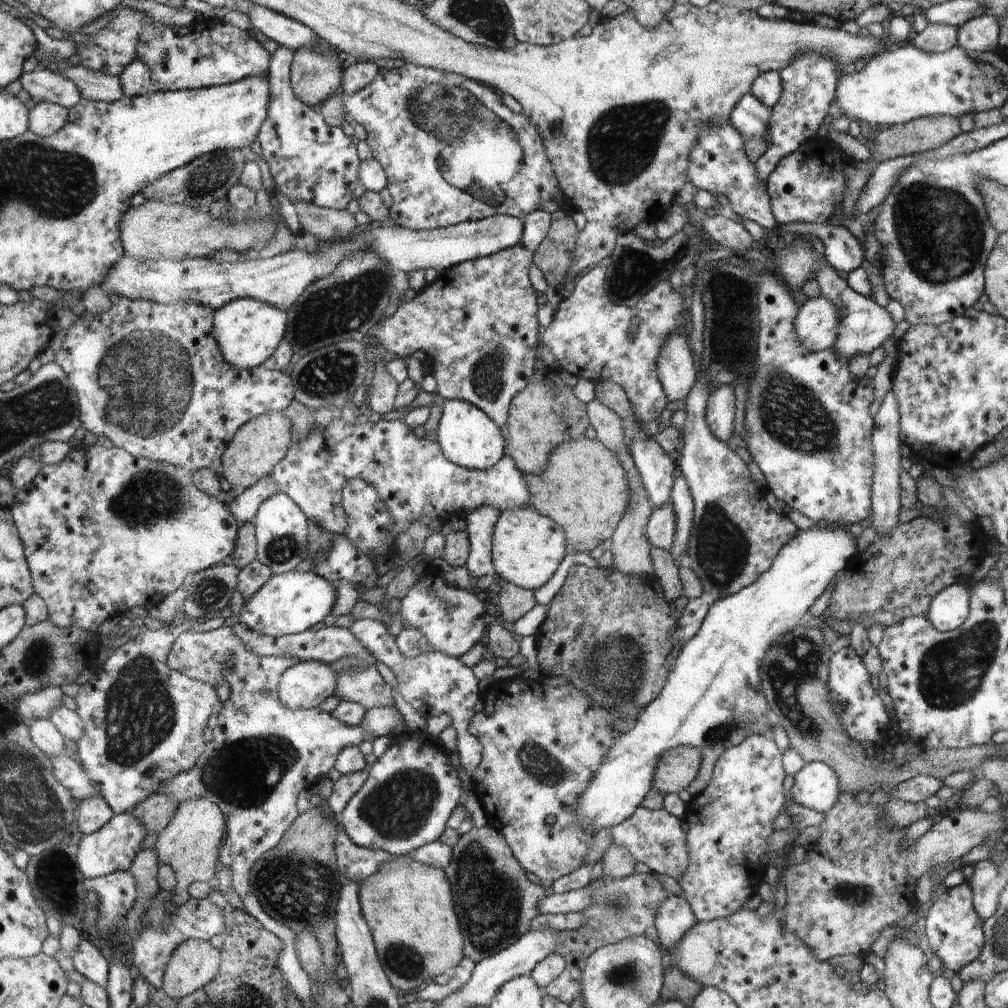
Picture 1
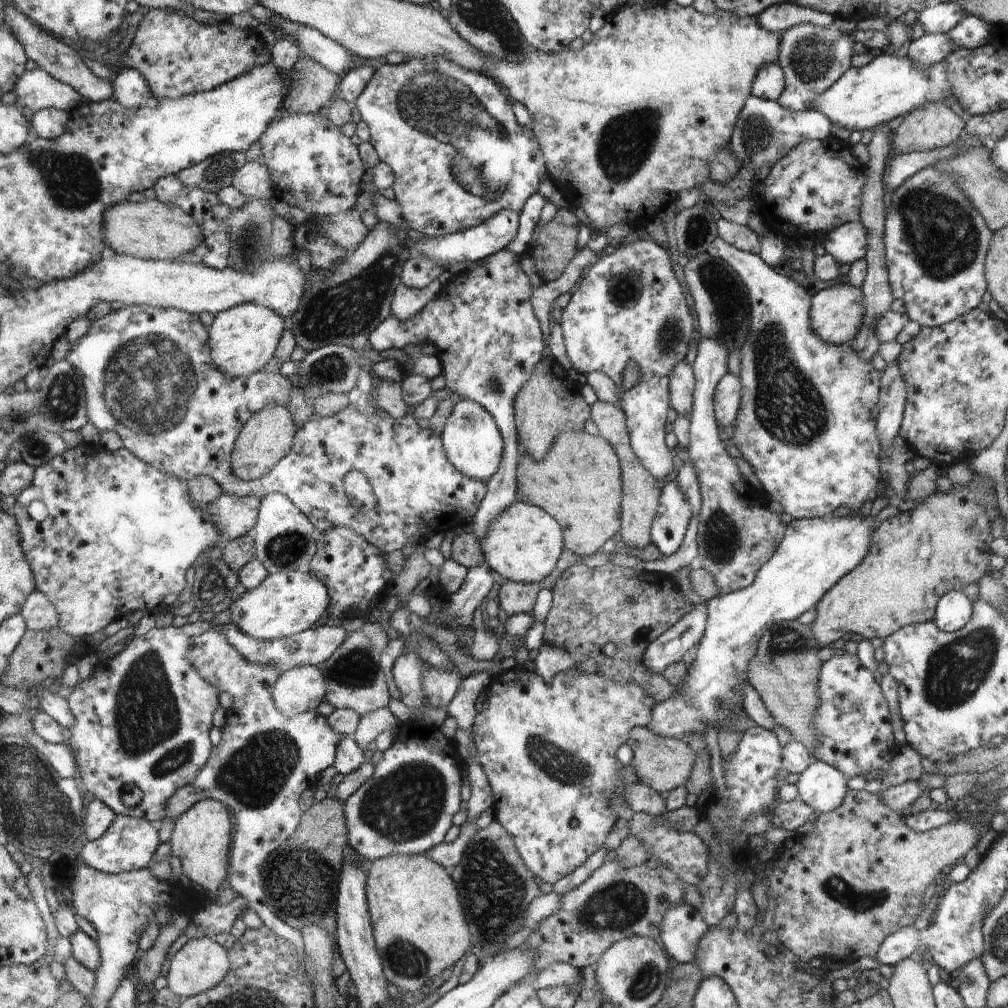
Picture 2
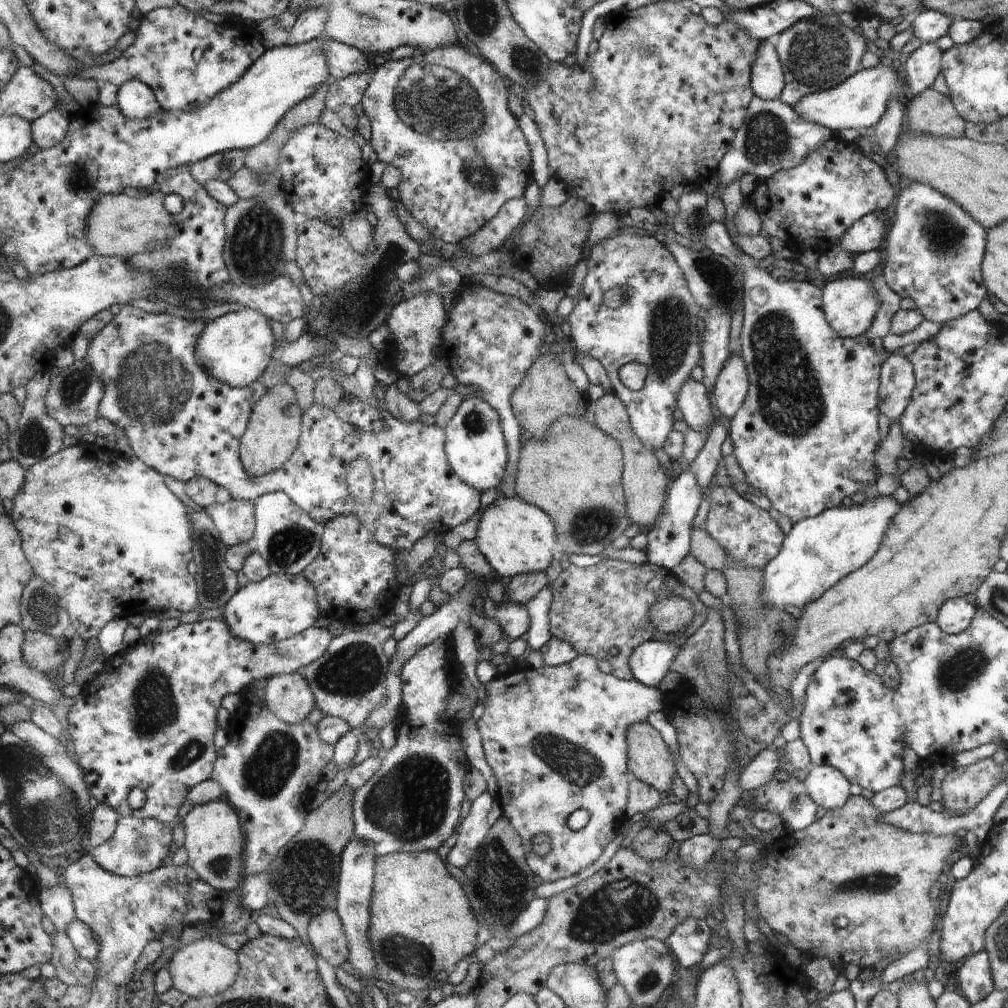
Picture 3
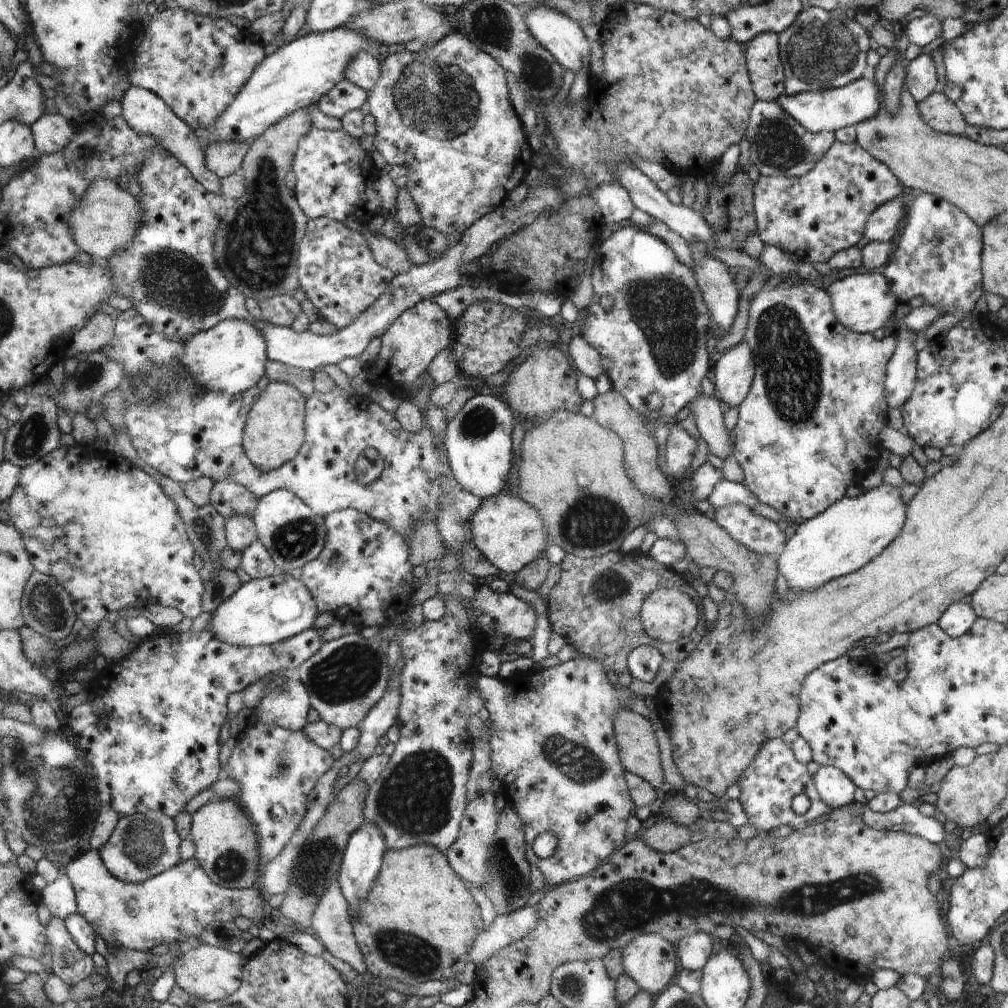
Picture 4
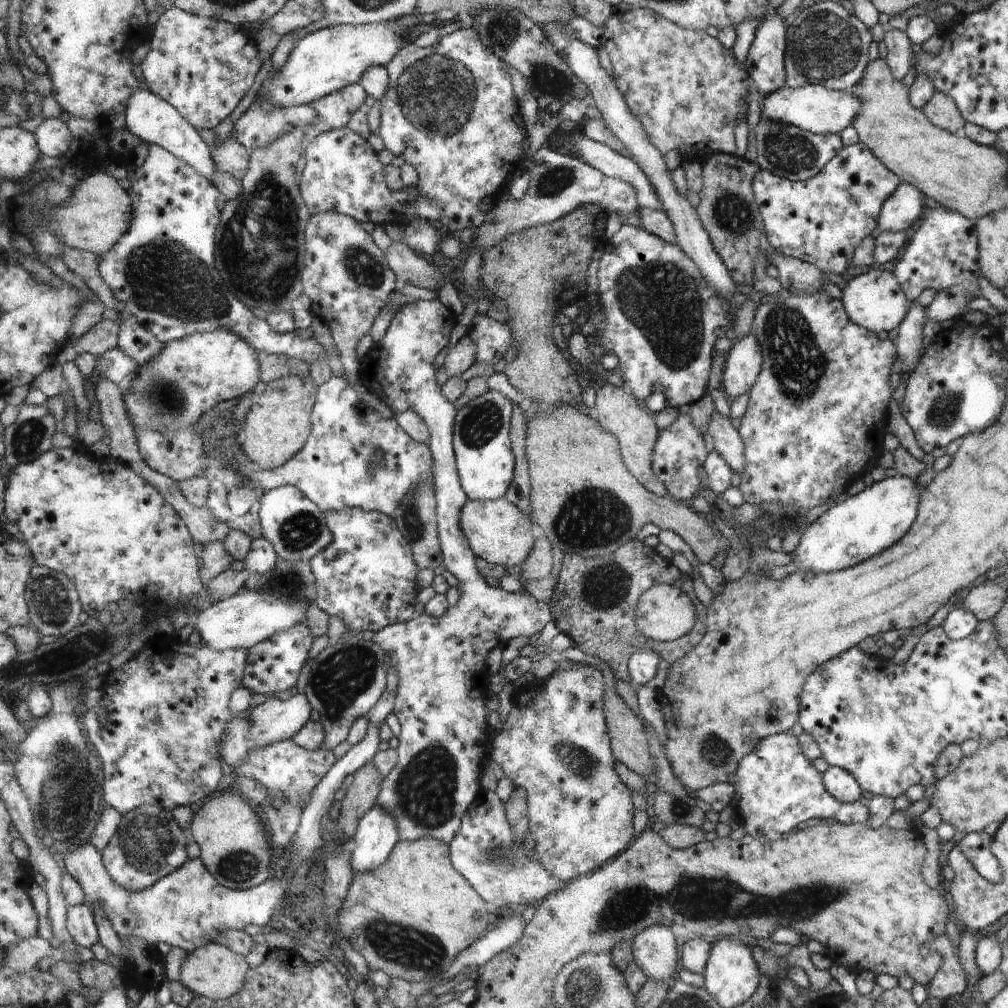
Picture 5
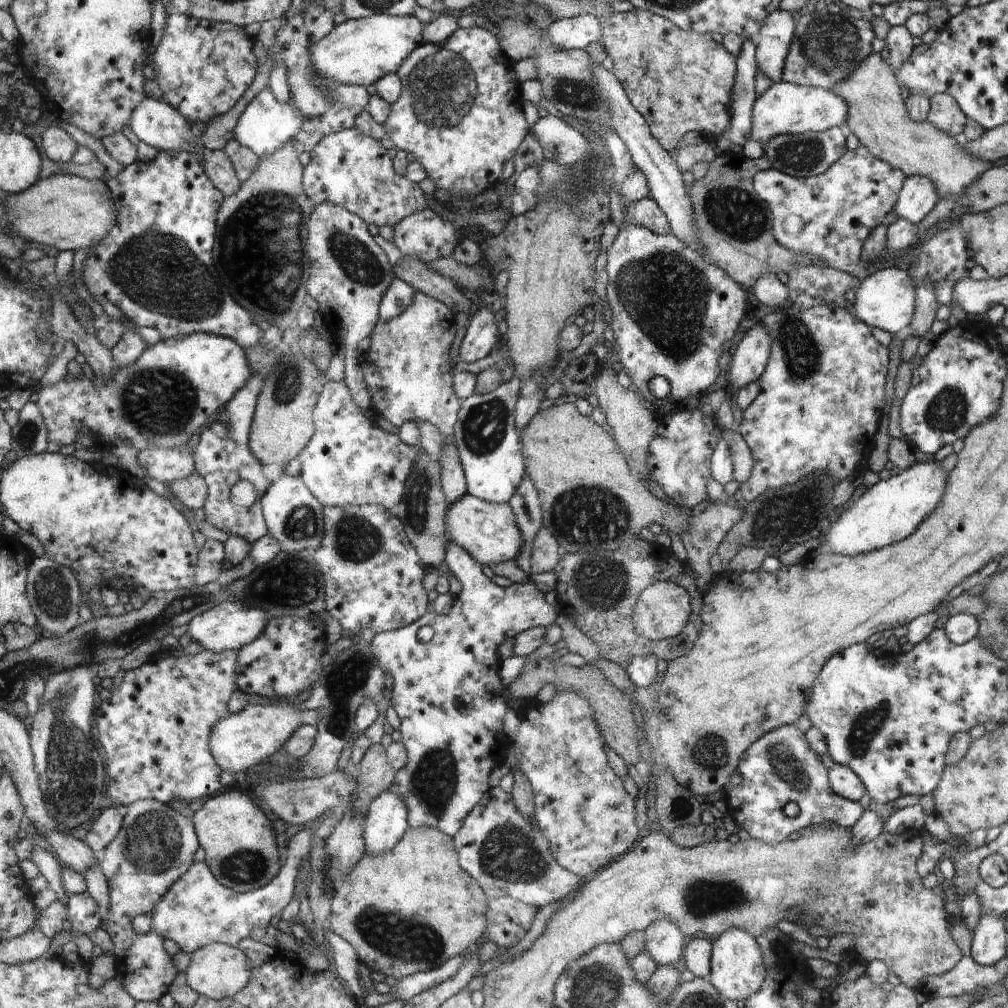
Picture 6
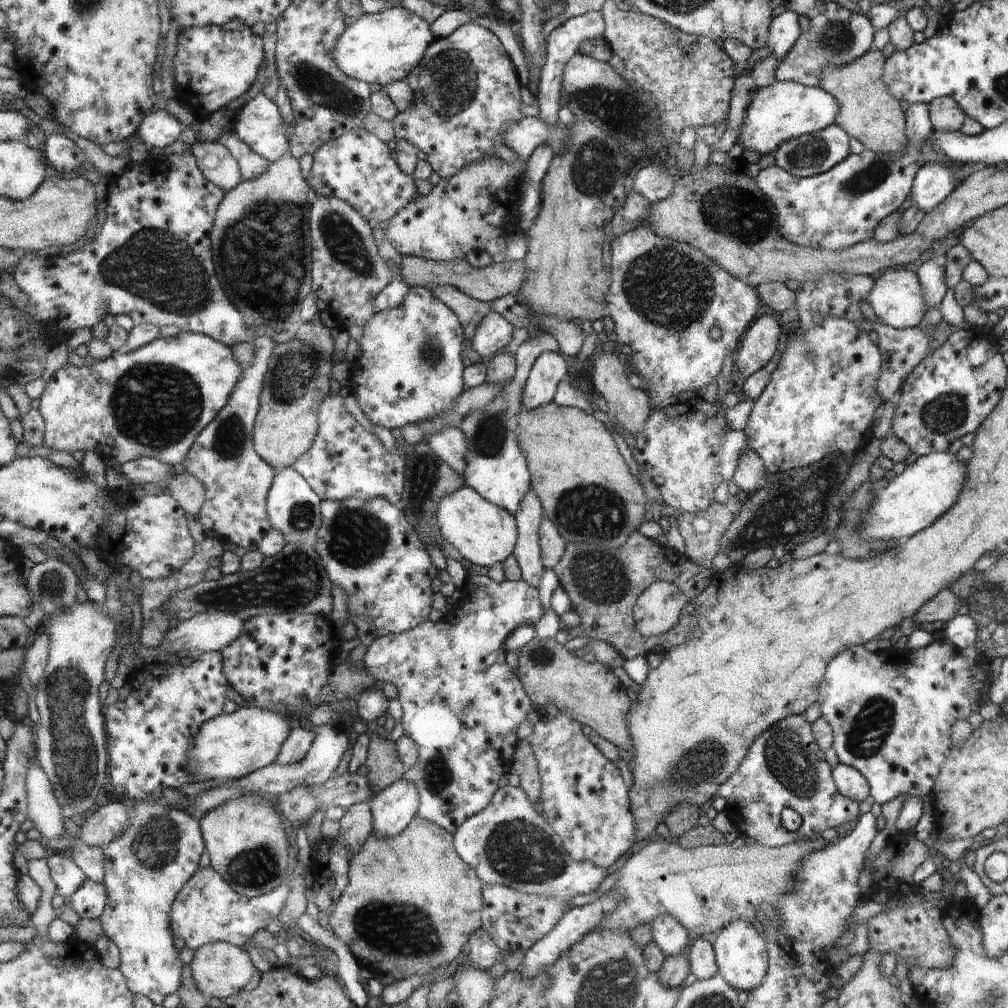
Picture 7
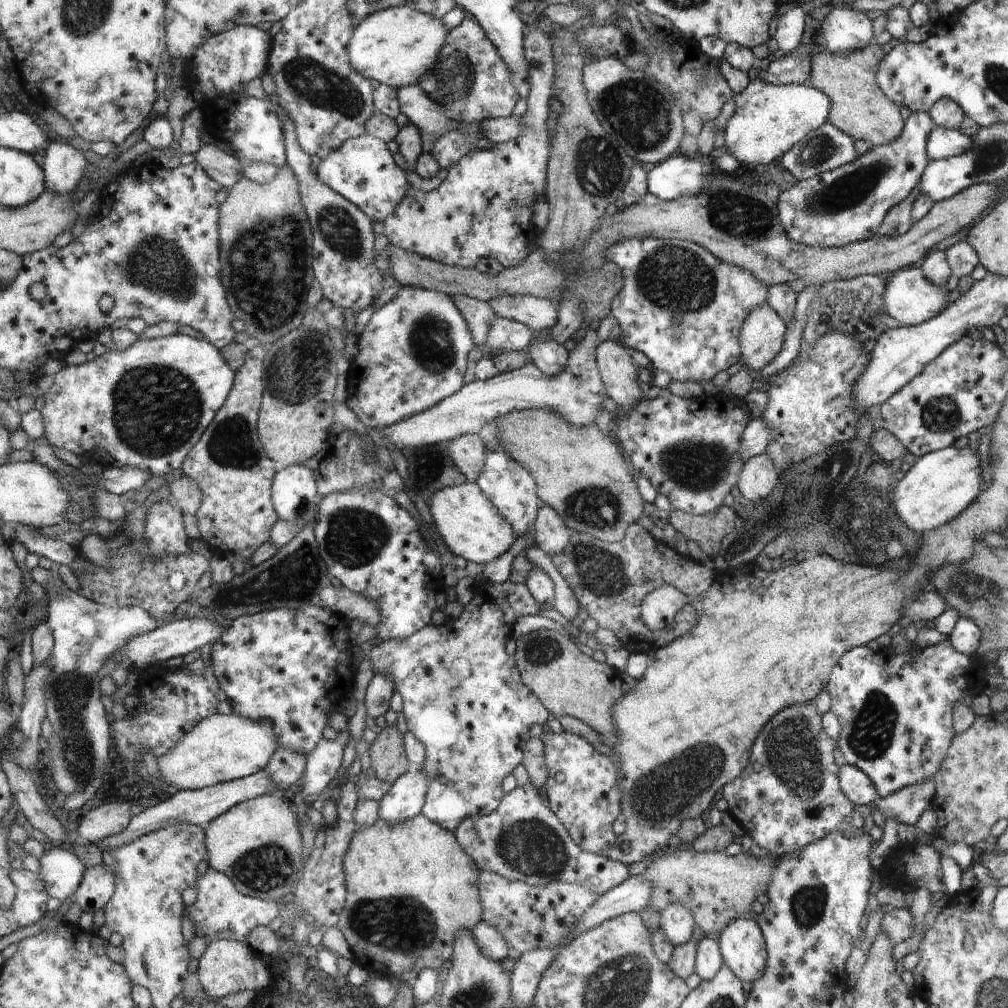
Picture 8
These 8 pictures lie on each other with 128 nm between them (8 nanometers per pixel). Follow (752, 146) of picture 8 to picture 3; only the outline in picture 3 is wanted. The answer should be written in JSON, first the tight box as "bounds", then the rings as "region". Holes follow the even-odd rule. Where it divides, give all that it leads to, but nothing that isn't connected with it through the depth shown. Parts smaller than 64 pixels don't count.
{"bounds":[793,64,908,131],"region":[[[881,64],[871,69],[862,69],[834,88],[804,97],[793,108],[804,120],[812,121],[832,131],[870,128],[887,112],[890,100],[894,98],[908,100],[906,86],[898,77],[893,68]]]}

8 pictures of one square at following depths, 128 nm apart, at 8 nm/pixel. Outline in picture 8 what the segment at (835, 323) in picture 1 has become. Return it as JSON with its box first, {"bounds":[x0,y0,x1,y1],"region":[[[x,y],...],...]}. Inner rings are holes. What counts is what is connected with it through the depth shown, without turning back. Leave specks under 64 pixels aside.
{"bounds":[882,268,948,325],"region":[[[921,268],[900,269],[900,272],[896,272],[891,279],[886,281],[882,310],[902,324],[919,325],[942,314],[944,306],[946,306],[948,292],[947,285],[934,284],[927,279],[927,276],[924,276]]]}

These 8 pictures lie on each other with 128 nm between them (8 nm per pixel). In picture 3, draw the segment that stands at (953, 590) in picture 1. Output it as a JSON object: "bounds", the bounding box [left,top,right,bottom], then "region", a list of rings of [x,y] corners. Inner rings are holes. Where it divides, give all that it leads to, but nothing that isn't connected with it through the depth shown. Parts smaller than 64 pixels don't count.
{"bounds":[935,597,976,635],"region":[[[964,597],[951,598],[944,601],[938,618],[935,620],[939,627],[949,635],[957,635],[967,630],[976,614],[976,608],[968,604]]]}

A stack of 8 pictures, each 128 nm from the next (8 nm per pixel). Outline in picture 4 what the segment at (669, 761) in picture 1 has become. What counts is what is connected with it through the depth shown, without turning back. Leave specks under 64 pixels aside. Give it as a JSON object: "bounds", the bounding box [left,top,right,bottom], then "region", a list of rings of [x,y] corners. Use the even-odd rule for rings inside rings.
{"bounds":[614,707,666,790],"region":[[[628,707],[620,710],[614,718],[616,740],[623,767],[636,776],[647,780],[655,790],[666,787],[666,774],[662,763],[662,750],[656,734],[656,728],[648,718],[635,713]]]}

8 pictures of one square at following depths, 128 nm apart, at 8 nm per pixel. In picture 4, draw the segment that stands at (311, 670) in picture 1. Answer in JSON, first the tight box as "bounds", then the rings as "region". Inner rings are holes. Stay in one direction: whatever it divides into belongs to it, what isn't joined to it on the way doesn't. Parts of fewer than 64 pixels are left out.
{"bounds":[257,678,310,731],"region":[[[285,678],[279,682],[279,688],[261,698],[257,706],[258,720],[289,731],[302,731],[308,723],[310,692],[298,680]]]}

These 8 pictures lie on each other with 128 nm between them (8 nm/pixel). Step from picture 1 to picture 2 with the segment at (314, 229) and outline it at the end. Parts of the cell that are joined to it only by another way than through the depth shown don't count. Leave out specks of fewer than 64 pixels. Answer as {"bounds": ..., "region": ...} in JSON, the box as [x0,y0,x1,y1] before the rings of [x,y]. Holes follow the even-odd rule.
{"bounds":[320,209,369,253],"region":[[[352,209],[345,213],[325,216],[320,228],[324,235],[351,253],[360,246],[369,233],[368,227],[360,217],[361,213]]]}

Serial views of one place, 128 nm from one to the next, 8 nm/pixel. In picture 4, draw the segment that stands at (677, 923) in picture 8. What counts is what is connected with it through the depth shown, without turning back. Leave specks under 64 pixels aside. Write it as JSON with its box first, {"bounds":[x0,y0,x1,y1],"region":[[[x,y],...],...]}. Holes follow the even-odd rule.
{"bounds":[622,934,676,997],"region":[[[643,934],[632,939],[622,951],[625,973],[638,983],[642,991],[655,997],[670,984],[676,972],[676,954],[670,941],[663,936]]]}

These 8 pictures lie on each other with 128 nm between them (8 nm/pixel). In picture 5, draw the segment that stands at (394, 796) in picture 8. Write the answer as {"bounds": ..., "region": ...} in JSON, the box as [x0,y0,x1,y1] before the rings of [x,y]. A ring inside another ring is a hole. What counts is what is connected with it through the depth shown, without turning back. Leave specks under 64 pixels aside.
{"bounds":[351,804,399,874],"region":[[[378,804],[365,815],[351,841],[353,874],[375,871],[387,863],[399,843],[399,826],[391,813]]]}

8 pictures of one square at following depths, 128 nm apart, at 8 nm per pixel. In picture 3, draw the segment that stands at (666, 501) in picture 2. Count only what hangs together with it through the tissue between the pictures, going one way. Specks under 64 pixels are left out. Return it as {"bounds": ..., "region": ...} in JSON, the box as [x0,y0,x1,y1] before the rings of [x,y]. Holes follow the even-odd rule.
{"bounds":[645,469,703,570],"region":[[[690,469],[681,470],[672,481],[668,491],[667,507],[664,514],[656,521],[656,527],[647,531],[648,545],[645,548],[647,561],[672,570],[691,552],[690,539],[693,520],[703,501],[703,488],[699,485],[696,475]]]}

